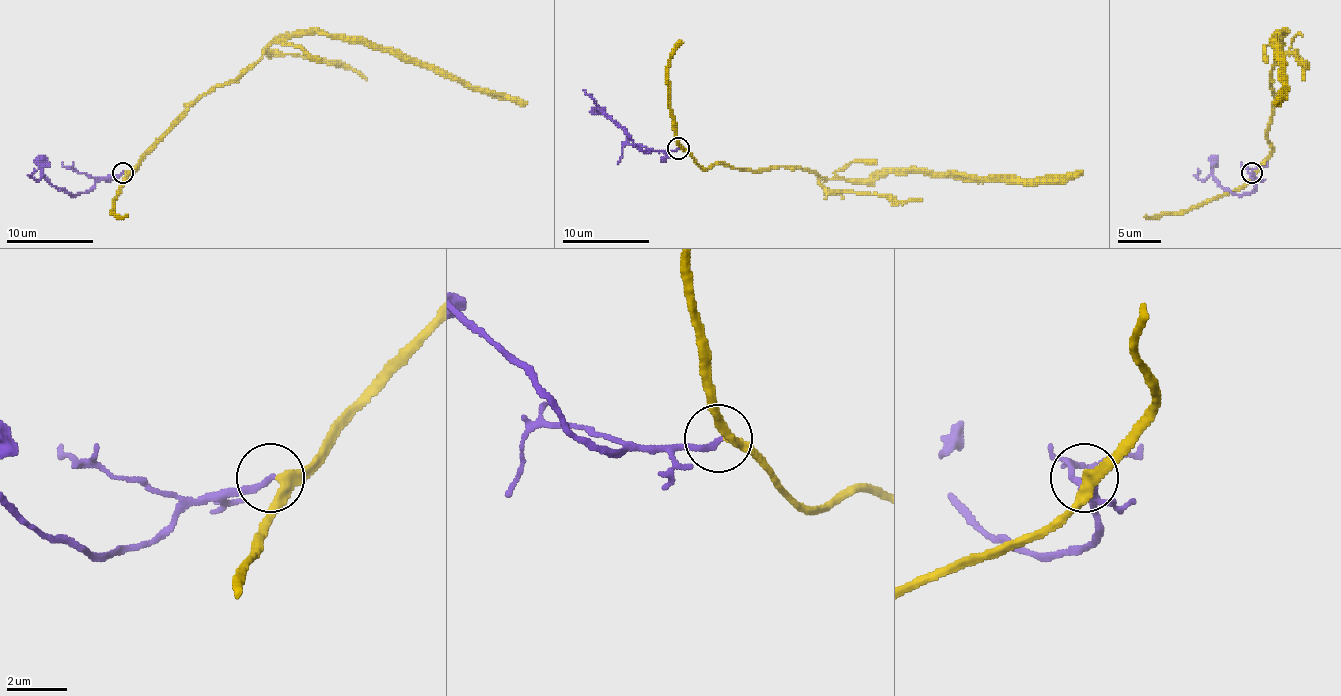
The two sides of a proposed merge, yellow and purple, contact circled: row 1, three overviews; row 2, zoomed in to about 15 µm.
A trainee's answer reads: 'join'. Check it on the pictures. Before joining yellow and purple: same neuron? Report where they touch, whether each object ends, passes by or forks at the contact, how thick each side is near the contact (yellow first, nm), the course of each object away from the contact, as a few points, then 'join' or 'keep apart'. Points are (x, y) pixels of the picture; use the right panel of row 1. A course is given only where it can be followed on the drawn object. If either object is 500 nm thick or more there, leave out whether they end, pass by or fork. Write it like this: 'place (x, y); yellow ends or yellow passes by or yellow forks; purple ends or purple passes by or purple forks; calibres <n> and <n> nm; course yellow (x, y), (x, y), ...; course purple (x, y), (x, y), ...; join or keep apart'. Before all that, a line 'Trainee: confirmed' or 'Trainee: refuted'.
Trainee: confirmed
place (1251, 172); yellow passes by; purple ends; calibres 260 and 200 nm; course yellow (1252, 173), (1272, 149), (1267, 123), (1274, 90), (1269, 82), (1282, 32), (1276, 38), (1282, 95), (1274, 104); course purple (1252, 173), (1252, 192), (1235, 195), (1211, 175), (1200, 179), (1198, 169); join

